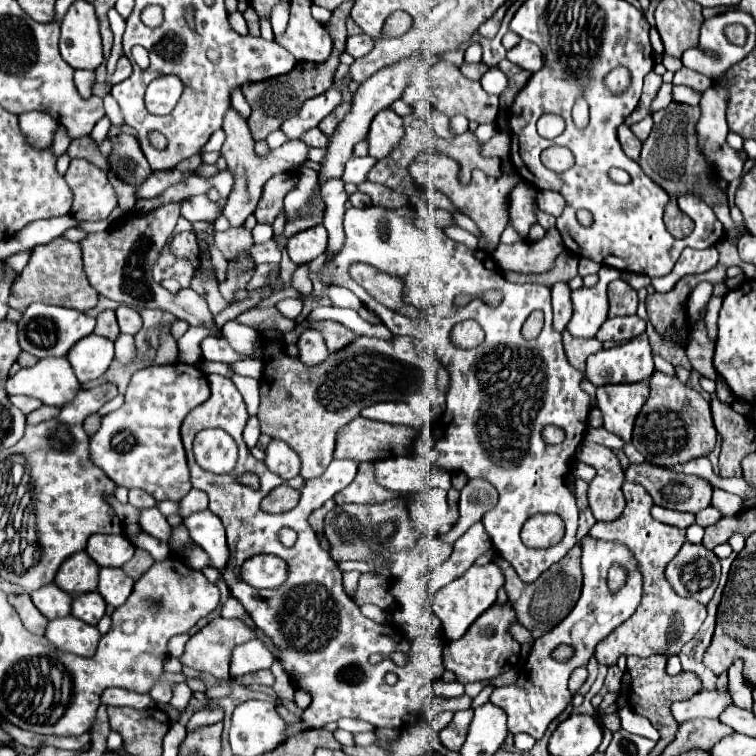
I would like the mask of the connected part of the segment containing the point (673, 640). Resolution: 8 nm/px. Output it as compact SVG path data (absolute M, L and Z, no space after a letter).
M625 481L623 493L625 493L627 505L621 517L609 523L599 521L591 527L589 533L603 541L619 541L633 553L637 561L637 569L643 577L643 595L641 595L637 613L633 613L629 621L623 621L617 629L613 629L613 633L609 633L597 645L595 657L599 663L605 663L605 665L615 665L621 655L637 655L637 657L649 657L653 653L665 653L667 657L677 655L681 647L697 633L697 629L707 617L707 609L699 601L689 601L689 597L687 599L679 597L663 577L665 565L679 553L681 545L685 543L685 533L677 527L659 523L651 517L649 511L655 503L641 485Z

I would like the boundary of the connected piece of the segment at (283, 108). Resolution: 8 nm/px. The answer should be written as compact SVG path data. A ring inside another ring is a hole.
M353 1L339 5L325 25L333 43L333 50L327 61L323 61L323 63L297 63L293 67L293 71L289 71L281 77L271 77L269 81L259 81L253 85L243 85L243 95L247 97L247 101L251 105L251 115L247 121L249 121L249 129L251 129L253 137L267 139L267 135L277 131L285 119L293 117L293 113L297 113L307 99L325 93L333 85L333 75L335 75L335 69L339 65L339 55L345 49L345 39L347 39L345 19L347 19L351 7L353 7Z

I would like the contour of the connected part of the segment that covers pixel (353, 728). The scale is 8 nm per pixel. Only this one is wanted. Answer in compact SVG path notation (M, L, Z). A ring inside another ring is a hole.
M341 718L337 723L340 729L346 730L353 734L375 730L370 723L358 719L354 720L350 718Z

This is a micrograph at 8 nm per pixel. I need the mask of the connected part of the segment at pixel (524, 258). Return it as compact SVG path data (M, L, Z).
M552 228L537 243L533 241L521 241L513 245L499 243L499 247L493 253L493 259L501 269L519 273L545 273L553 267L555 257L564 248L560 233L556 228Z

